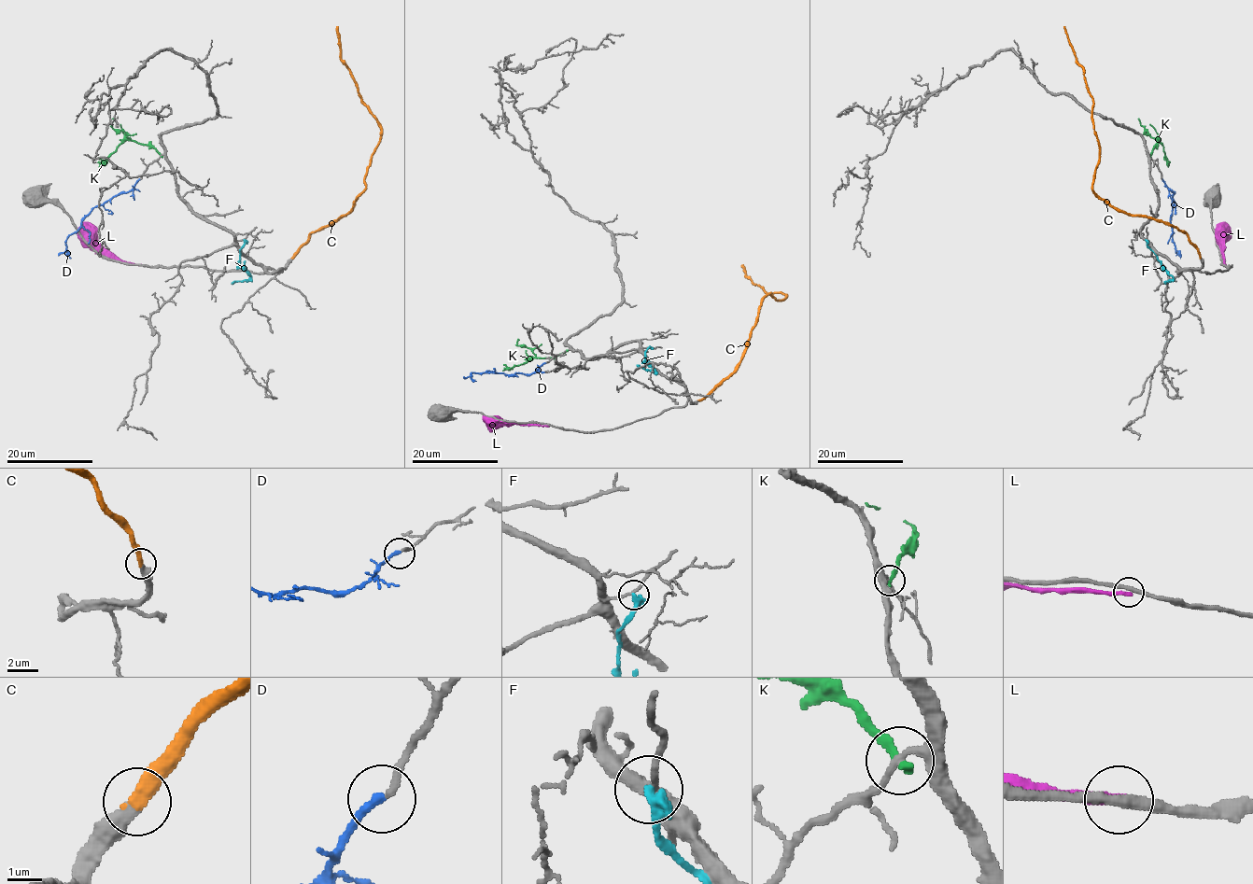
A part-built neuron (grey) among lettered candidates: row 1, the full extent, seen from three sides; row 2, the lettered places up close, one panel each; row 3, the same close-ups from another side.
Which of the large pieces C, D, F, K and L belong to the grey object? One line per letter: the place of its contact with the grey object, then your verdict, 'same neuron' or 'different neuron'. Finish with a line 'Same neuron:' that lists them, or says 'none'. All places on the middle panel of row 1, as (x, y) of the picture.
C: meets grey at (697, 400); same neuron
D: meets grey at (545, 363); same neuron
F: meets grey at (649, 346); different neuron
K: meets grey at (566, 351); different neuron
L: meets grey at (548, 425); different neuron
Same neuron: C, D

